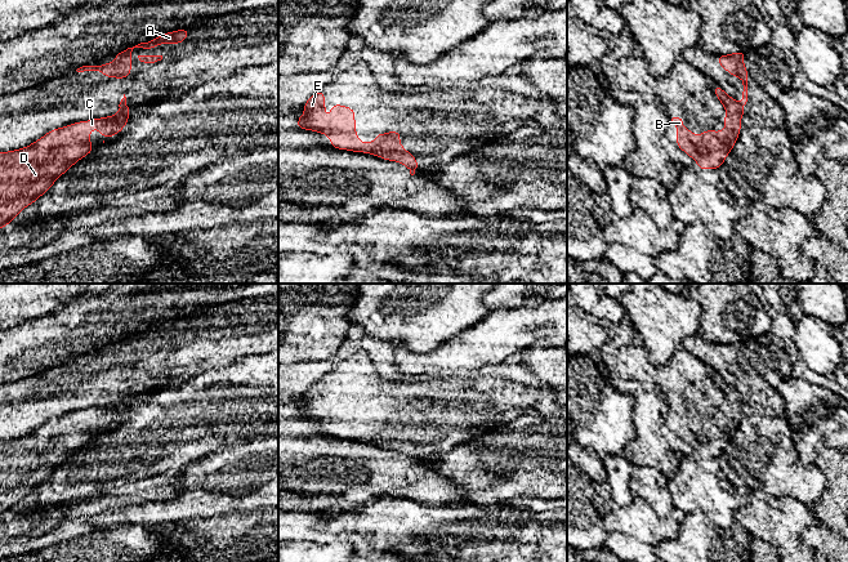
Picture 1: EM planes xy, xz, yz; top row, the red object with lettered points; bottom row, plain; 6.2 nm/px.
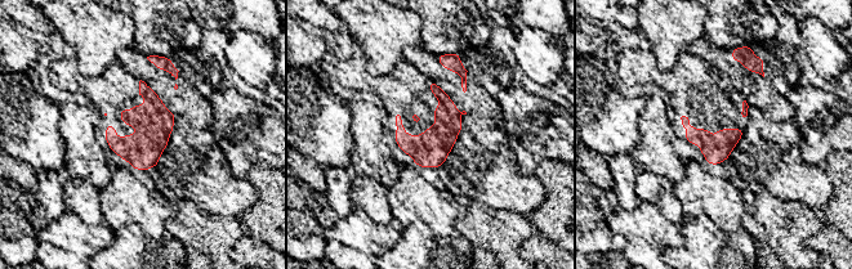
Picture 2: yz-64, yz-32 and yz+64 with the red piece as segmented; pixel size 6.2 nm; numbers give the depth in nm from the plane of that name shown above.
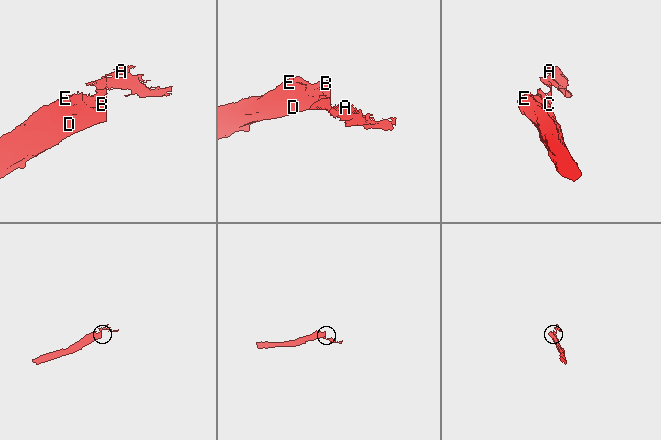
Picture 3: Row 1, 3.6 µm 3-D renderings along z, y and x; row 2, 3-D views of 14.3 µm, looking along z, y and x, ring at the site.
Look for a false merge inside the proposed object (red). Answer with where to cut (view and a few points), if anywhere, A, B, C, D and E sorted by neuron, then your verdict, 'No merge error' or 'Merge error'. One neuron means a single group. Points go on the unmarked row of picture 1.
Split along yz (737, 392), (741, 404). Groups: A / B C D E. Merge error

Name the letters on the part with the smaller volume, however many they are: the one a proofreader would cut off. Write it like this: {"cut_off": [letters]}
{"cut_off": ["A"]}

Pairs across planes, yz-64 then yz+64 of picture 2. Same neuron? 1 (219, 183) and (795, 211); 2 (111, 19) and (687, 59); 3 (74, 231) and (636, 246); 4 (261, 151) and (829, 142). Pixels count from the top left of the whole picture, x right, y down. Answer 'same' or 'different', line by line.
1: different
2: different
3: different
4: same

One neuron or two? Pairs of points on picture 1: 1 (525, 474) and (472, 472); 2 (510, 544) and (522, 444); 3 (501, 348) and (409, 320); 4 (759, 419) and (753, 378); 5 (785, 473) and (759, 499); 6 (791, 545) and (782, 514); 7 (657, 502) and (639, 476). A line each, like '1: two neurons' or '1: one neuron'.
1: one neuron
2: two neurons
3: two neurons
4: two neurons
5: two neurons
6: one neuron
7: one neuron

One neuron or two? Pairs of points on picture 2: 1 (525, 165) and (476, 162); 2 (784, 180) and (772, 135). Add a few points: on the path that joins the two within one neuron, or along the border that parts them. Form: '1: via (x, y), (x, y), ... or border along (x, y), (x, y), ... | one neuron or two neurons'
1: border along (505, 137), (516, 166), (525, 175), (532, 175) | two neurons
2: via (781, 169), (777, 165), (777, 147) | one neuron

